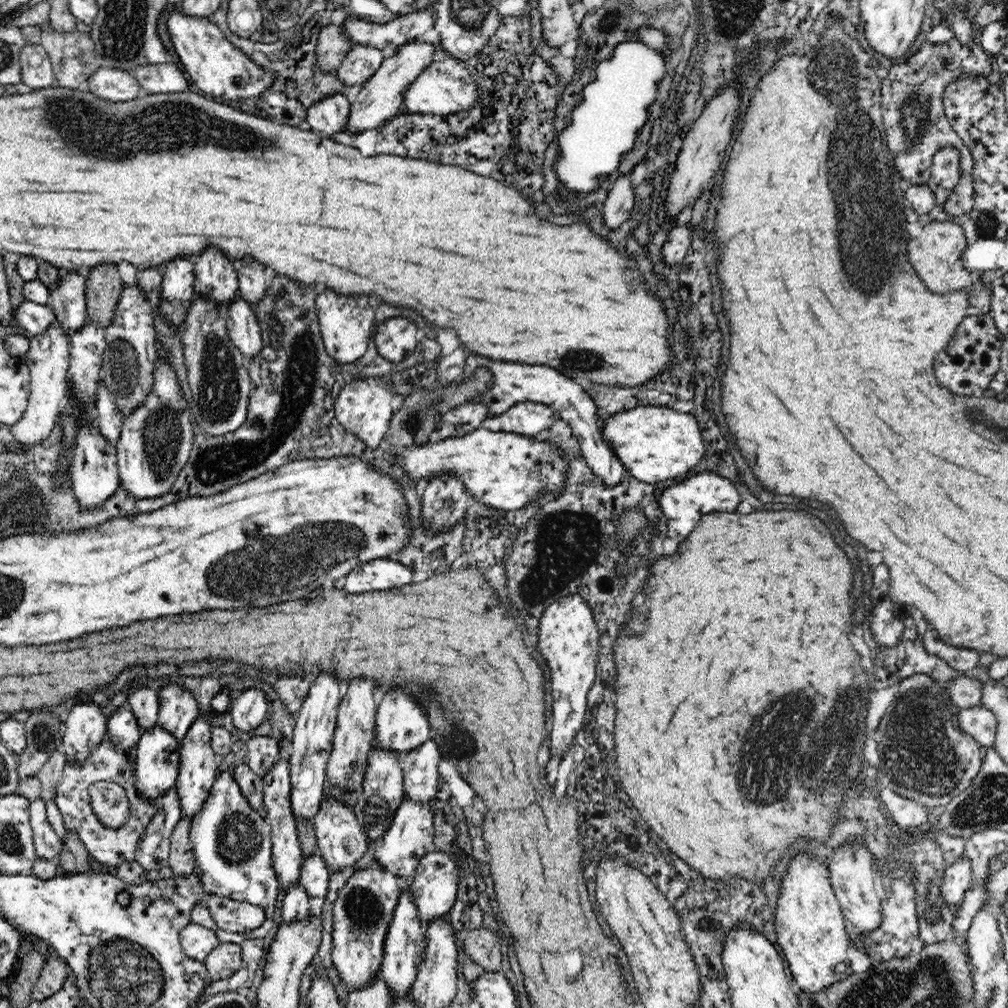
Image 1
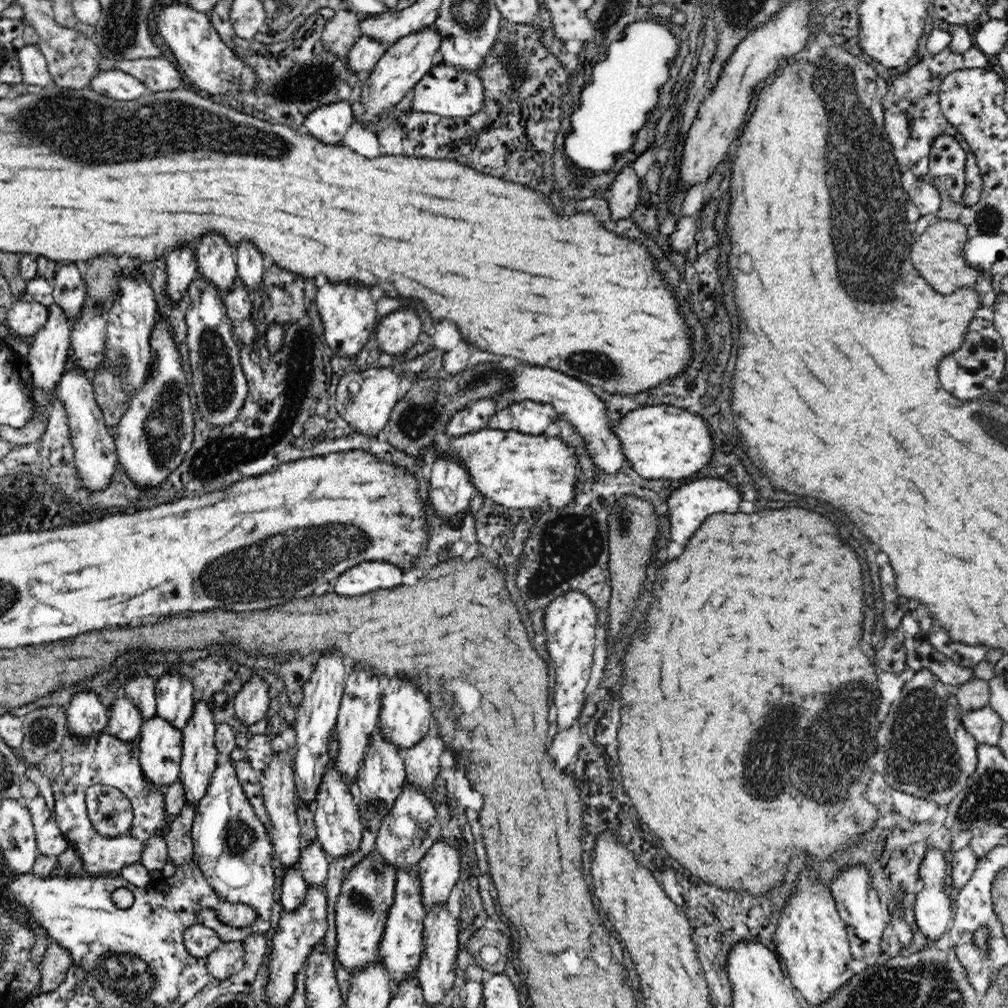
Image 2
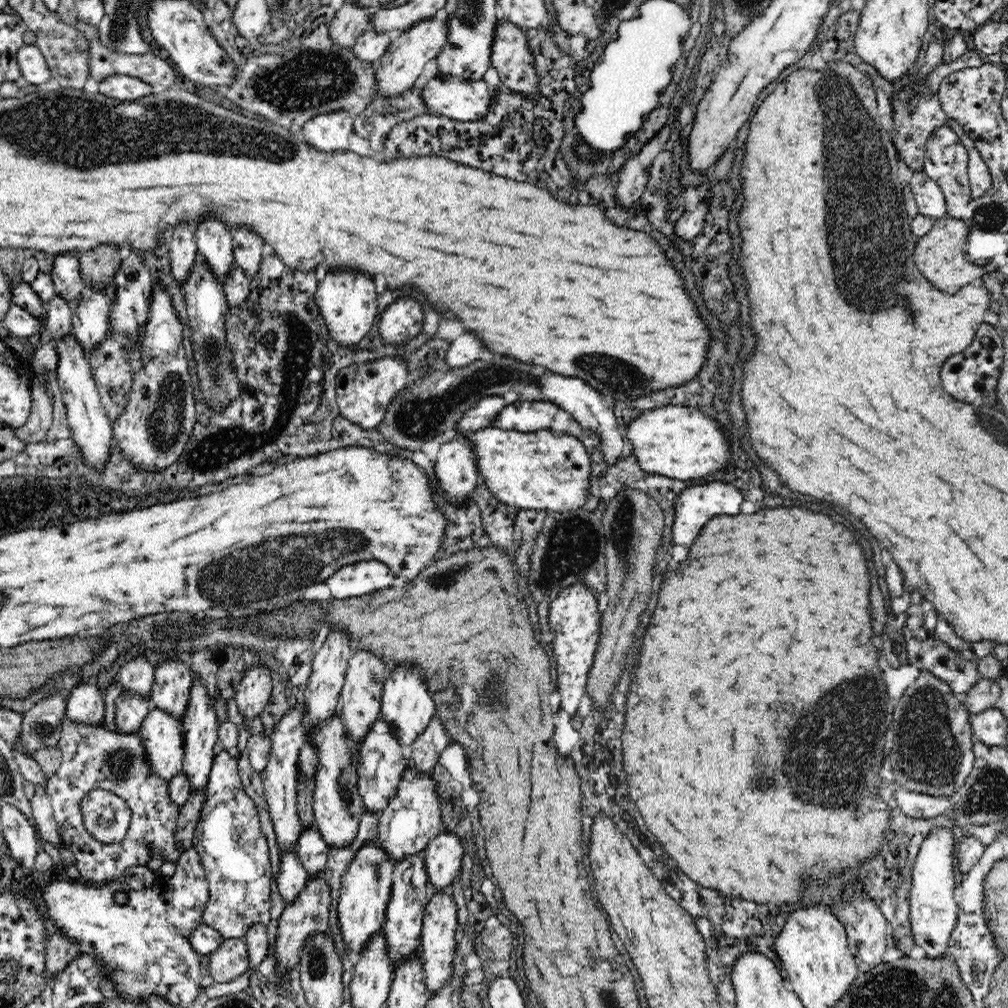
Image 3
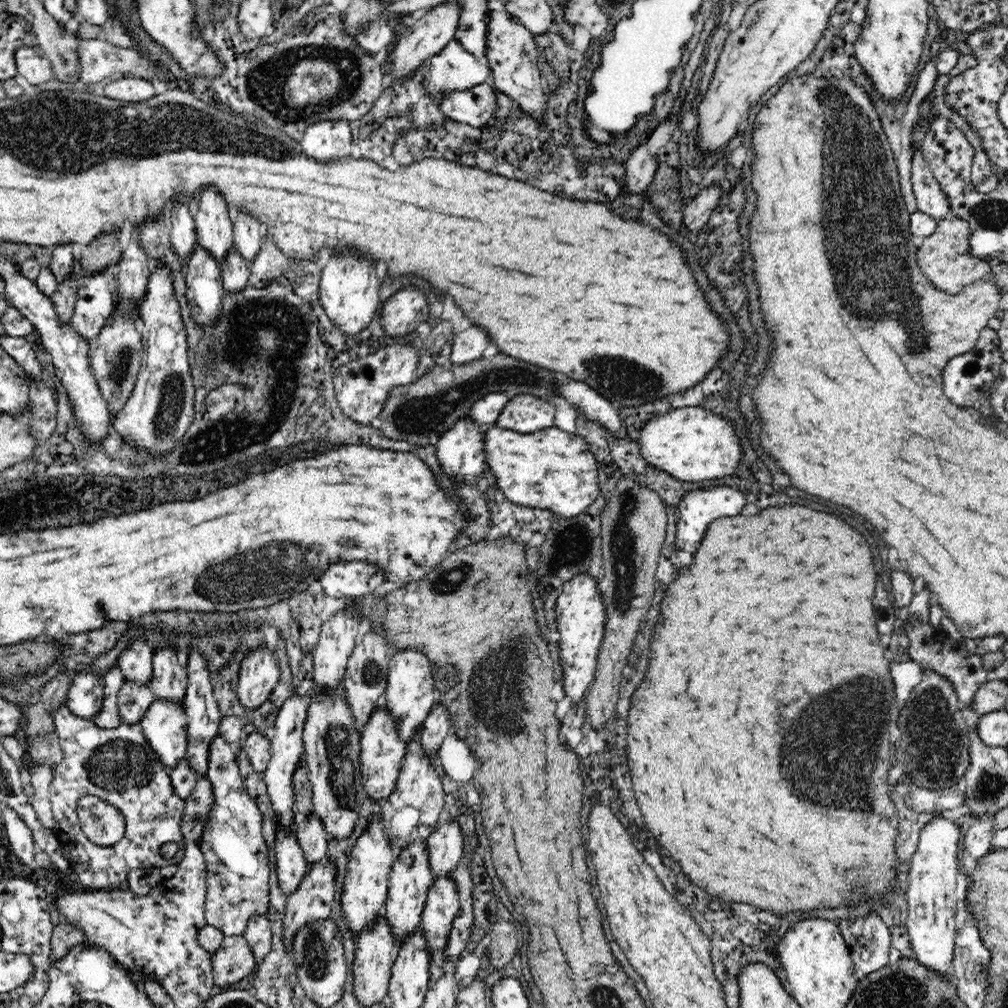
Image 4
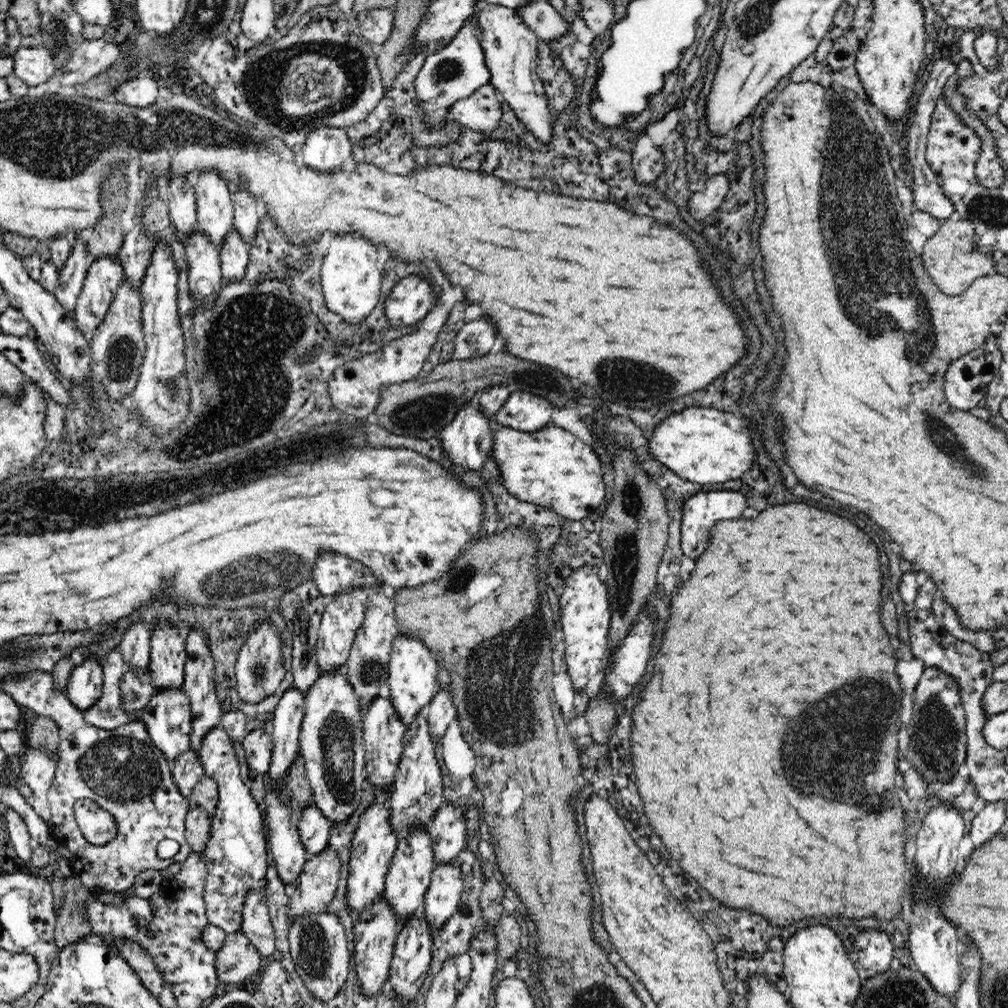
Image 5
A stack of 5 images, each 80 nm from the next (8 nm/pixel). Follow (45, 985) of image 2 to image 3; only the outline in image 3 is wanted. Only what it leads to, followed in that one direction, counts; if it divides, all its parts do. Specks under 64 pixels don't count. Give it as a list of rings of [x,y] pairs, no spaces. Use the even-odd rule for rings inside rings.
[[[52,934],[47,940],[45,966],[48,982],[56,978],[76,956],[80,954],[80,945],[76,940],[67,938],[65,934]]]

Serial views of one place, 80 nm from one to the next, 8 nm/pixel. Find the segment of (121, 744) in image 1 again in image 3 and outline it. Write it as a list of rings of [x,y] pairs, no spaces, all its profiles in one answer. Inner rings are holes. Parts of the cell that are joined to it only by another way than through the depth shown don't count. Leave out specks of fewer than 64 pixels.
[[[124,690],[115,702],[114,722],[120,734],[136,734],[139,732],[142,721],[151,711],[151,699],[146,699],[134,691]]]

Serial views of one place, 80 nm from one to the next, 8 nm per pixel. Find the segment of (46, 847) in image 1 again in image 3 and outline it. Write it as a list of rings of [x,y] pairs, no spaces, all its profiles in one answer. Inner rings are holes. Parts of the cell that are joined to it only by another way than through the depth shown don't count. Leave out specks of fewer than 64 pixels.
[[[47,783],[36,785],[35,794],[30,799],[30,807],[32,807],[32,815],[34,815],[34,824],[37,833],[42,835],[44,841],[61,847],[62,838],[60,838],[60,834],[58,834],[57,831],[57,822],[46,788]]]

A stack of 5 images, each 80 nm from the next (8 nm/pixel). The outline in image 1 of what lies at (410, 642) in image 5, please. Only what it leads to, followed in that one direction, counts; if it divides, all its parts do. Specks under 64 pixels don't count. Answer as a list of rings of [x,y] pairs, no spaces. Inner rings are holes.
[[[393,688],[381,693],[377,701],[375,724],[377,734],[375,746],[394,751],[396,755],[418,748],[432,734],[428,717],[424,713],[422,705],[416,703],[414,697],[402,688]]]

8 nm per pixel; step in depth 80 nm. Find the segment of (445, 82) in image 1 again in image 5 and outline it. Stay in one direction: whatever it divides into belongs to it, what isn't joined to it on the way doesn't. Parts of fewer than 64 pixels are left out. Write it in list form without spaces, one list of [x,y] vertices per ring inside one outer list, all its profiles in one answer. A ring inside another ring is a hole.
[[[489,83],[478,88],[468,98],[462,98],[452,104],[450,117],[462,128],[469,128],[480,133],[496,130],[503,113],[502,96]]]

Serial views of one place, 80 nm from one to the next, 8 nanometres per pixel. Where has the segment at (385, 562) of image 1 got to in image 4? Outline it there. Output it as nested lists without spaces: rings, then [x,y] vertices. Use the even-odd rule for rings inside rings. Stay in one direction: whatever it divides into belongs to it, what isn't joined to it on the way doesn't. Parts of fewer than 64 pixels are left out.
[[[334,561],[321,574],[324,592],[333,598],[354,600],[386,582],[381,568],[364,561]]]

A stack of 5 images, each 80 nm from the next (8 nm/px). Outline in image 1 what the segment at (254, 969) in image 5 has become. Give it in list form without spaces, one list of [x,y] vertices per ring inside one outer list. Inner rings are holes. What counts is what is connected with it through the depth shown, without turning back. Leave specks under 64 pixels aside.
[[[221,943],[204,964],[211,981],[233,976],[242,967],[241,945]]]

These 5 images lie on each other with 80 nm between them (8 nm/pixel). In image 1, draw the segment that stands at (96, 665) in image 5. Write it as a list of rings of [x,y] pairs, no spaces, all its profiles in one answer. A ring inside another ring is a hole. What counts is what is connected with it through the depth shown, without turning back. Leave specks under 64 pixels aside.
[[[78,702],[64,722],[61,752],[68,763],[84,763],[90,751],[107,737],[104,712],[94,702]]]

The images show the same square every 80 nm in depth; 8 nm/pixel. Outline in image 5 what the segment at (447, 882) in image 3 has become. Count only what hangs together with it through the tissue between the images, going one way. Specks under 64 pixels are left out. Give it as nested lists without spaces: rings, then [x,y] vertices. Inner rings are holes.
[[[444,800],[442,806],[435,812],[428,826],[428,833],[432,837],[432,849],[436,864],[450,863],[466,846],[468,827],[468,813],[460,806]]]

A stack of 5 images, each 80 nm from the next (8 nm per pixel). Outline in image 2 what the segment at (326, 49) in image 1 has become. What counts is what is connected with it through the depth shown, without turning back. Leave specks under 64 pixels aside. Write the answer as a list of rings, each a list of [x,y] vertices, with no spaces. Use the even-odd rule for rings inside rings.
[[[346,9],[335,12],[334,18],[326,23],[321,35],[323,46],[336,57],[347,56],[358,38],[361,38],[360,21],[364,18]]]

